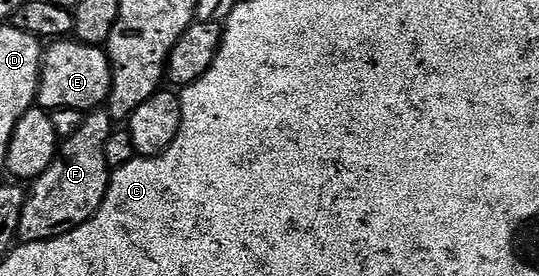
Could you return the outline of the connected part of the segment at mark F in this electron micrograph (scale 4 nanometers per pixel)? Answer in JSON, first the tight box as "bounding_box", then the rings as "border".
{"bounding_box":[17,110,113,242],"border":[[[92,110],[81,125],[58,146],[58,154],[43,175],[32,182],[17,227],[22,242],[45,242],[70,233],[93,217],[106,197],[111,170],[104,158],[104,144],[113,132],[108,110]]]}

